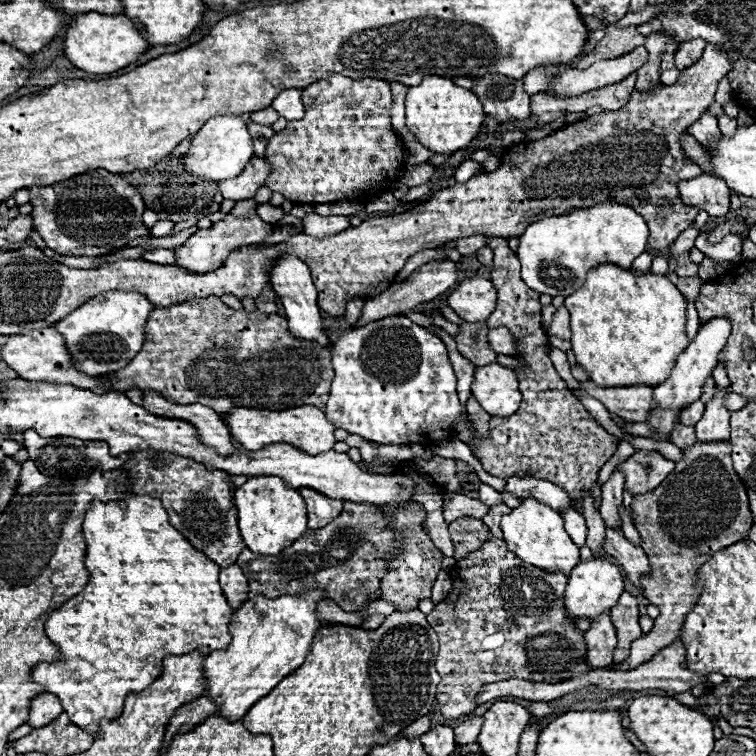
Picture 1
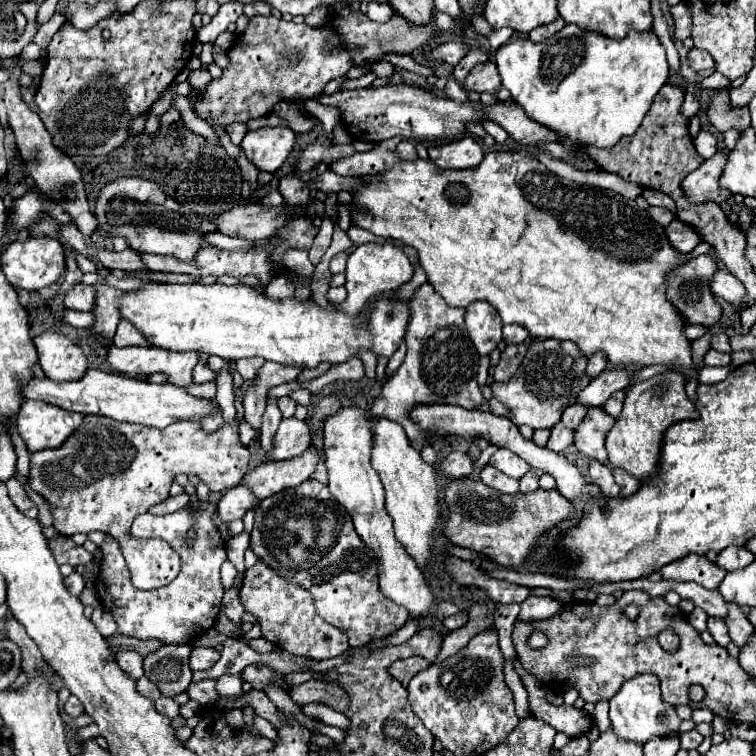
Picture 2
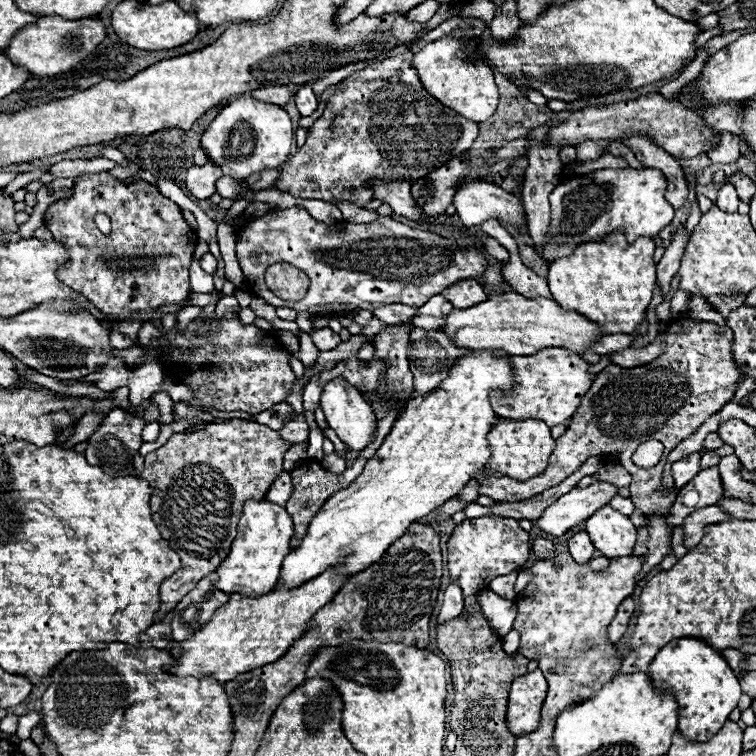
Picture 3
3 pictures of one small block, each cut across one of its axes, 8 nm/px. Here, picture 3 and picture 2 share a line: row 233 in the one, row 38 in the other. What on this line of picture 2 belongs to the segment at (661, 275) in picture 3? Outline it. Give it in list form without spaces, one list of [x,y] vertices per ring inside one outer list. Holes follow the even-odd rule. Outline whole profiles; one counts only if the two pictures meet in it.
[[[680,2],[676,6],[670,8],[672,16],[674,16],[674,38],[676,40],[684,40],[690,36],[690,28],[692,28],[692,14],[690,14],[690,4],[688,2]]]

